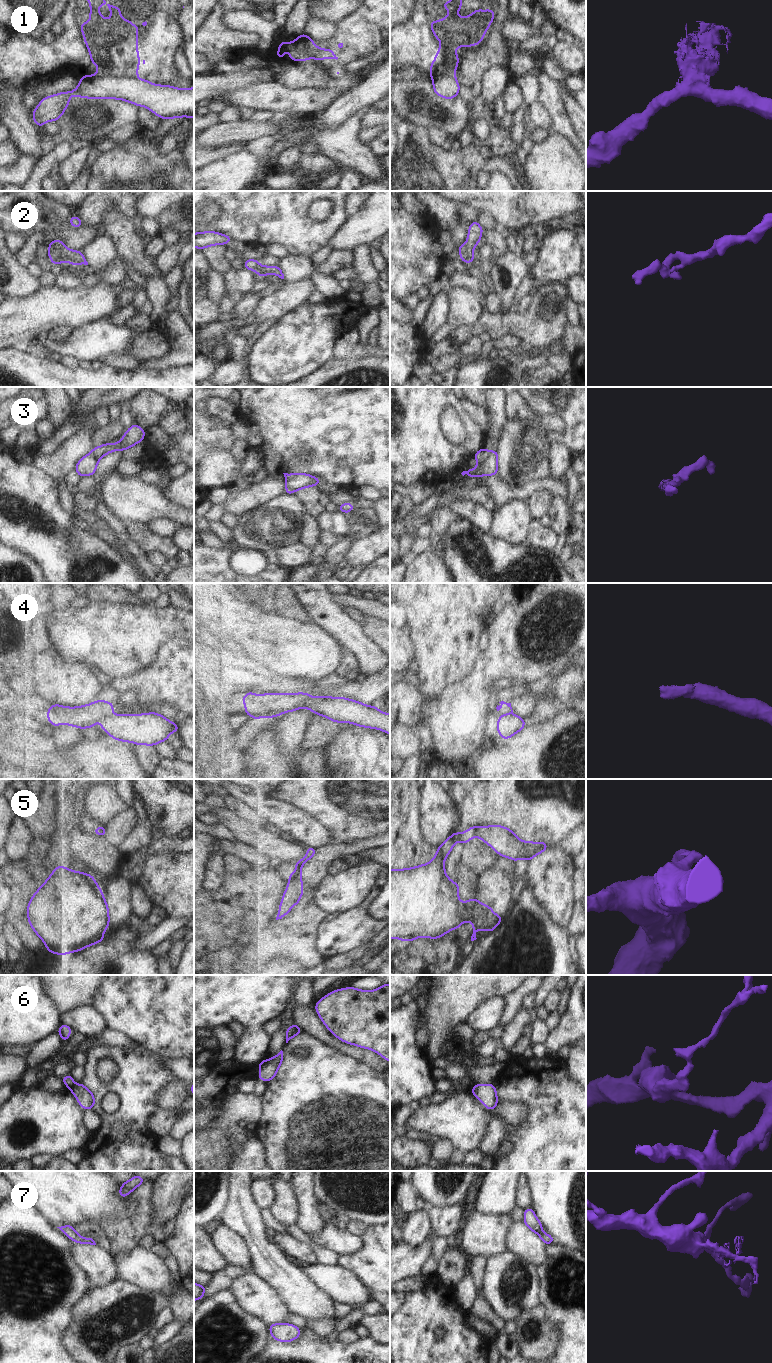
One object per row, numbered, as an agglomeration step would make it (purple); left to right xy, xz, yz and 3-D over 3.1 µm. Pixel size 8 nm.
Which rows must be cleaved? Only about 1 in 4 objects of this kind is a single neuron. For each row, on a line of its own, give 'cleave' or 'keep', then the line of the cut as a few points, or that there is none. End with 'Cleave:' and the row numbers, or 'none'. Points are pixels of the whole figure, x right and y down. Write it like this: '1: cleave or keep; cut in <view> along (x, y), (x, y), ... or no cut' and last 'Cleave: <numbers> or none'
1: cleave; cut in xy along (136, 77), (102, 75), (98, 78), (81, 79)
2: cleave; cut in yz along (466, 242), (465, 257), (469, 262)
3: cleave; cut in yz along (491, 451), (490, 455), (478, 465)
4: cleave; cut in xy along (113, 714), (103, 719)
5: cleave; cut in yz along (478, 829), (475, 835)
6: cleave; cut in xz along (268, 1059), (268, 1062), (260, 1071)
7: keep; no cut
Cleave: 1, 2, 3, 4, 5, 6

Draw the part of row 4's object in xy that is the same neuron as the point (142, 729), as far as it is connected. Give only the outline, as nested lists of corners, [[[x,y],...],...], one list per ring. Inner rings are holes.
[[[154,712],[112,715],[103,719],[100,725],[113,739],[151,746],[167,741],[172,732],[179,730],[178,724]]]

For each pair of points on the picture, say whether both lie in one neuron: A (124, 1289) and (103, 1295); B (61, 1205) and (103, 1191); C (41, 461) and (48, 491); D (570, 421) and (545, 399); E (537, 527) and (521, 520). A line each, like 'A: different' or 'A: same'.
A: same
B: same
C: different
D: same
E: different

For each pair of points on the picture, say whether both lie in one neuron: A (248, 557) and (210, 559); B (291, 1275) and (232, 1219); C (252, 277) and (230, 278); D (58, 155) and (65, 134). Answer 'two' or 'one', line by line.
A: one
B: one
C: one
D: two

